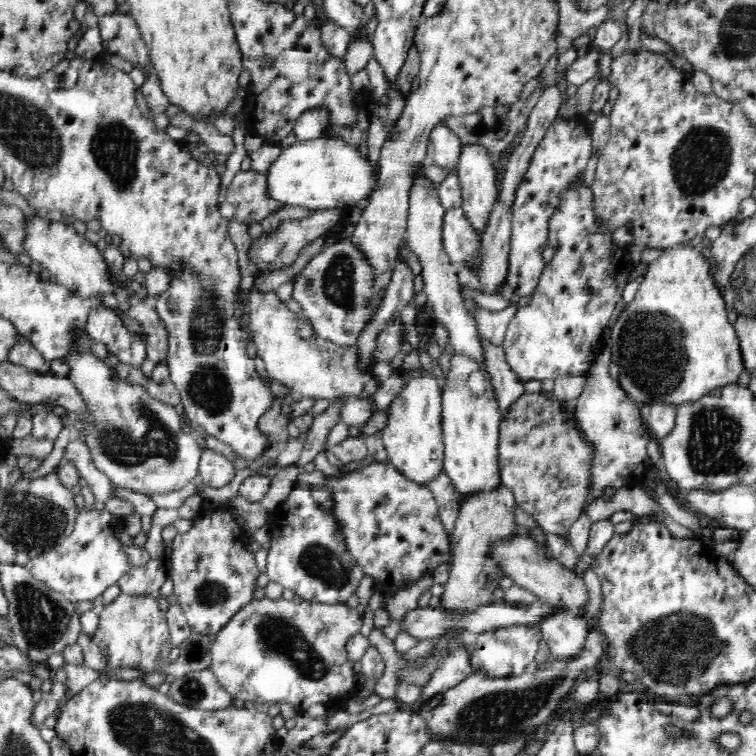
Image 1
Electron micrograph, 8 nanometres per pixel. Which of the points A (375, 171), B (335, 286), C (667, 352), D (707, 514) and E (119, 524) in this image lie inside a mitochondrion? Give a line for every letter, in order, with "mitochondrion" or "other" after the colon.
A: other
B: mitochondrion
C: mitochondrion
D: other
E: other

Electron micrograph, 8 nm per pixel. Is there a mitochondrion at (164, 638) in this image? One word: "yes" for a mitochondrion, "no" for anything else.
no

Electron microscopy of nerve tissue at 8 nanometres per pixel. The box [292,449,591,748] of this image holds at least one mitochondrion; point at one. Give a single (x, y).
(498, 712)

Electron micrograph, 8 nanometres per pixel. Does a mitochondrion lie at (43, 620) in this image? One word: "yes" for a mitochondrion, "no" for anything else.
yes

